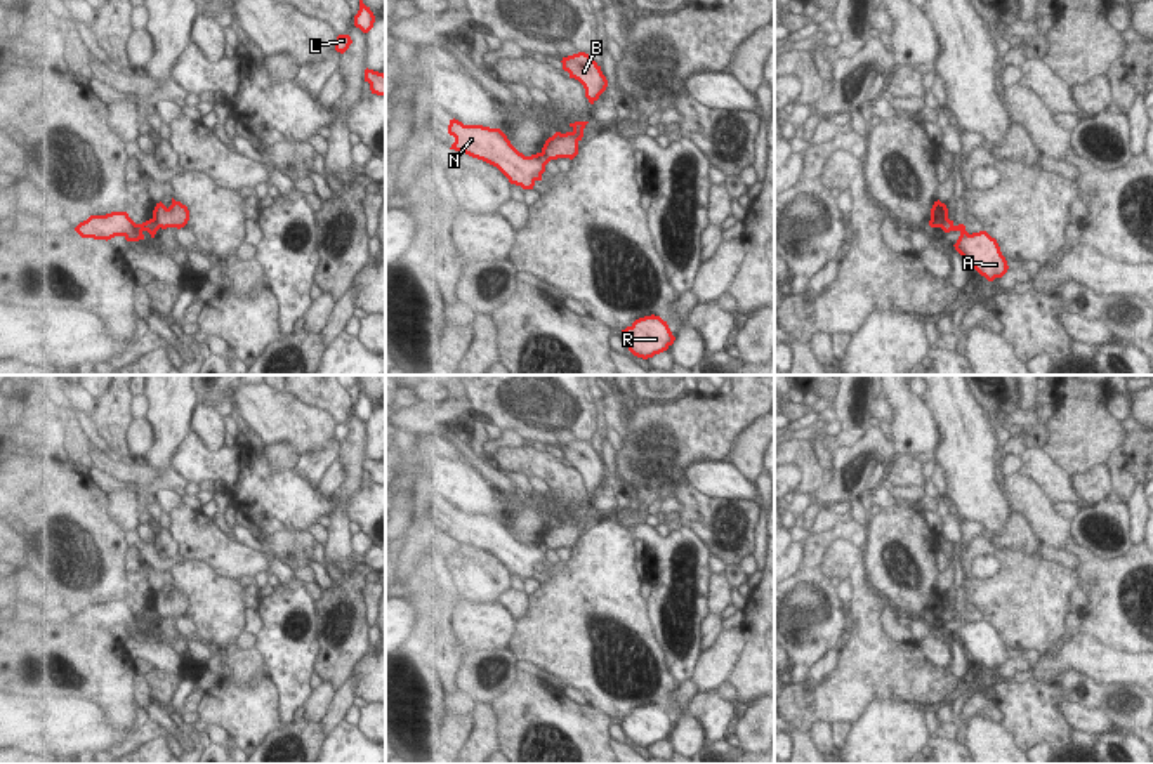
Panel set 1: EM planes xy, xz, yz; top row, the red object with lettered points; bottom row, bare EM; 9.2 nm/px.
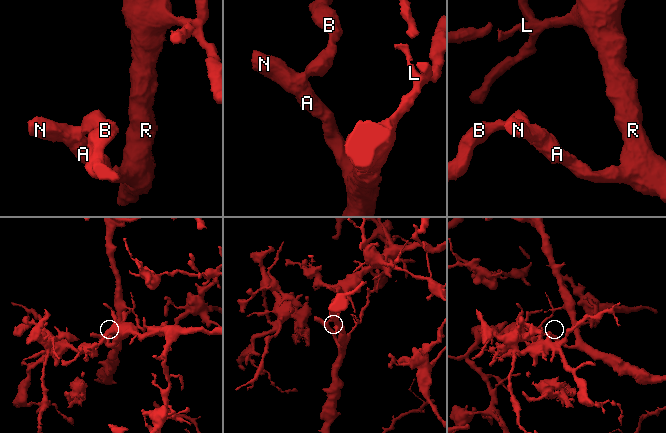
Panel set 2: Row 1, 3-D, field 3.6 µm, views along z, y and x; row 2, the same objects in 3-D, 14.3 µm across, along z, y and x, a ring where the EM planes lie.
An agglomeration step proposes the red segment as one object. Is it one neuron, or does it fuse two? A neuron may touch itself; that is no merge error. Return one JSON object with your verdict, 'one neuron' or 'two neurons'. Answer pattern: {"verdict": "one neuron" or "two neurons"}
{"verdict": "two neurons"}

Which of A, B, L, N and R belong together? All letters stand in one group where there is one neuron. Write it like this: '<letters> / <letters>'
A L N R / B

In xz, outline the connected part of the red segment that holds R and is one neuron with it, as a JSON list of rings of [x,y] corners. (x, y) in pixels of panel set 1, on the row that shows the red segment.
[[[655,314],[636,319],[622,330],[622,337],[629,351],[642,359],[667,351],[675,340],[667,321]]]

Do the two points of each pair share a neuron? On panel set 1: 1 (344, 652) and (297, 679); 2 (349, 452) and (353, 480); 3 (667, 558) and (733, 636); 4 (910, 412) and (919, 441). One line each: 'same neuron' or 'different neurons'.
1: different neurons
2: same neuron
3: different neurons
4: same neuron

